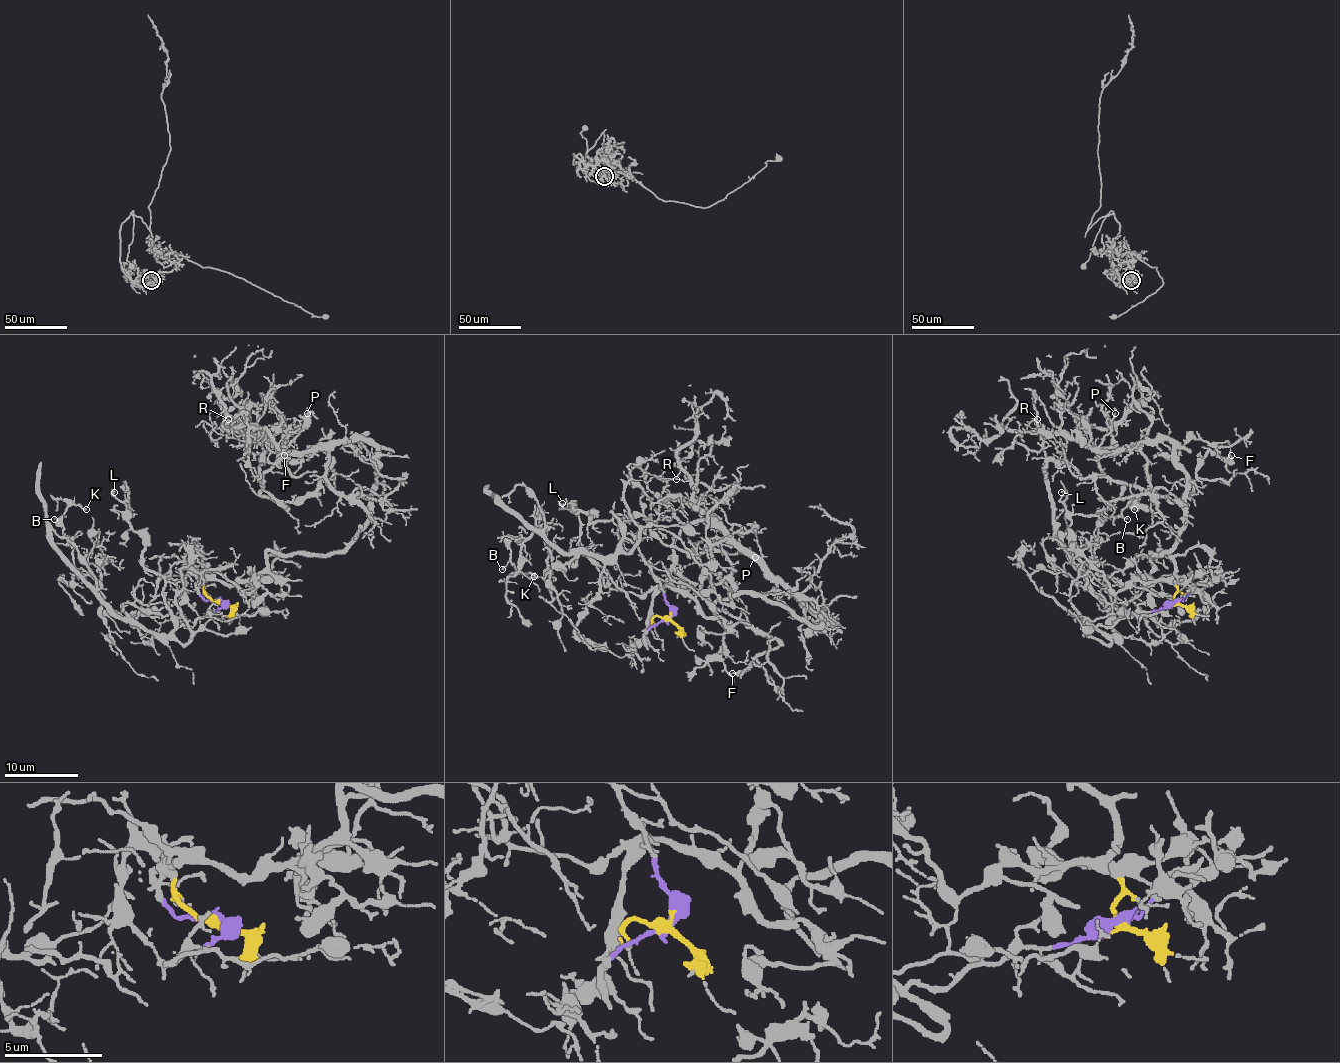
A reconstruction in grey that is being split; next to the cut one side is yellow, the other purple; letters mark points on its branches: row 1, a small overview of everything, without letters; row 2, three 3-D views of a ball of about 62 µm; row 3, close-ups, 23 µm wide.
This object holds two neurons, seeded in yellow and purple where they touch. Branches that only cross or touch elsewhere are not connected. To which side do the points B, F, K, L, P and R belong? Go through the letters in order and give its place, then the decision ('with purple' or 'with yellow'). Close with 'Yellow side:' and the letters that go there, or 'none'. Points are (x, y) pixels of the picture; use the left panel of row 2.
B: place (54, 519); with purple
F: place (284, 455); with yellow
K: place (86, 509); with purple
L: place (114, 492); with purple
P: place (307, 413); with yellow
R: place (228, 419); with yellow
Yellow side: F, P, R

